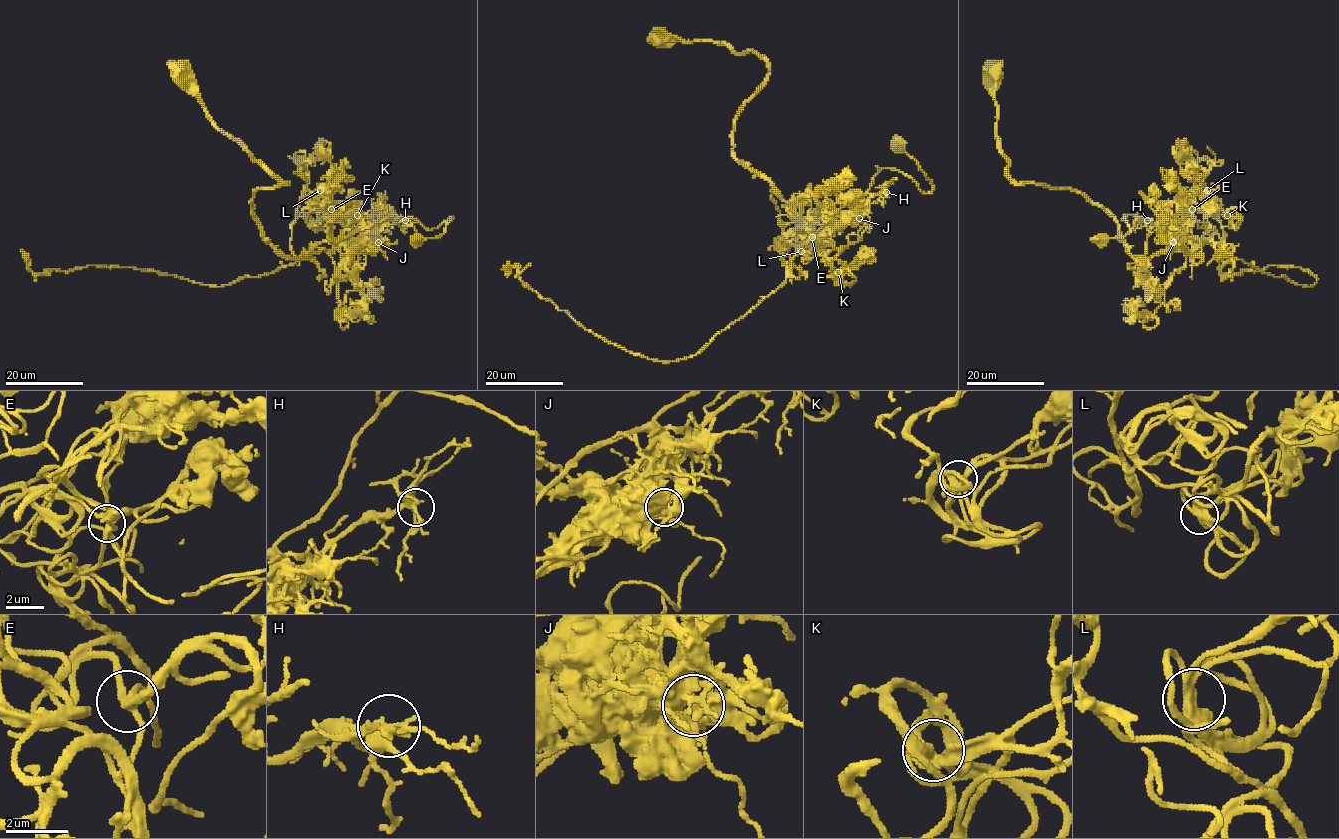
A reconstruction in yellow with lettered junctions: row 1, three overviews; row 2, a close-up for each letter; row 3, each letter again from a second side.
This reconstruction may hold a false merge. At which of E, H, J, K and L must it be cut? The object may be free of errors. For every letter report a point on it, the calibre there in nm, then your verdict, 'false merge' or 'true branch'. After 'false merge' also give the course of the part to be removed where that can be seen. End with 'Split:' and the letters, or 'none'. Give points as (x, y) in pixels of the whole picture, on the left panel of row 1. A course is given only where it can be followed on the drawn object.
E: (331, 209) | 260 nm | true branch
H: (405, 220) | 320 nm | true branch
J: (378, 242) | 460 nm | false merge | (378, 242), (370, 225), (269, 273), (216, 286), (115, 266), (38, 275), (23, 249)
K: (357, 215) | 400 nm | true branch
L: (320, 190) | 340 nm | true branch
Split: J

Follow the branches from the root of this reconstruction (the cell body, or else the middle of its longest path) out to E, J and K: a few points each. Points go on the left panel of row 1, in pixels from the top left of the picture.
E: (182, 73), (205, 115), (287, 184), (258, 188), (251, 200), (261, 233), (283, 255), (334, 250), (331, 209)
J: (182, 73), (205, 115), (287, 184), (258, 188), (251, 200), (261, 233), (283, 255), (348, 254), (378, 242)
K: (182, 73), (205, 115), (287, 184), (258, 188), (251, 200), (261, 233), (283, 255), (351, 243), (357, 215)

